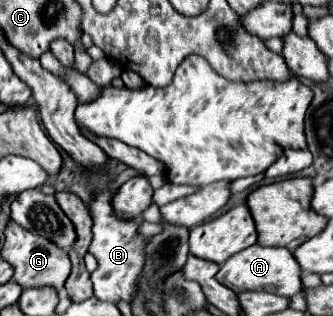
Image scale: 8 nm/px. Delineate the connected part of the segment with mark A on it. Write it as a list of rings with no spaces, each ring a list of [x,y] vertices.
[[[252,245],[230,259],[226,259],[220,265],[220,271],[216,273],[216,279],[234,289],[234,291],[262,291],[266,289],[268,293],[282,295],[282,297],[292,297],[302,291],[302,281],[300,281],[302,269],[296,263],[294,255],[286,247],[264,247],[264,245]]]

